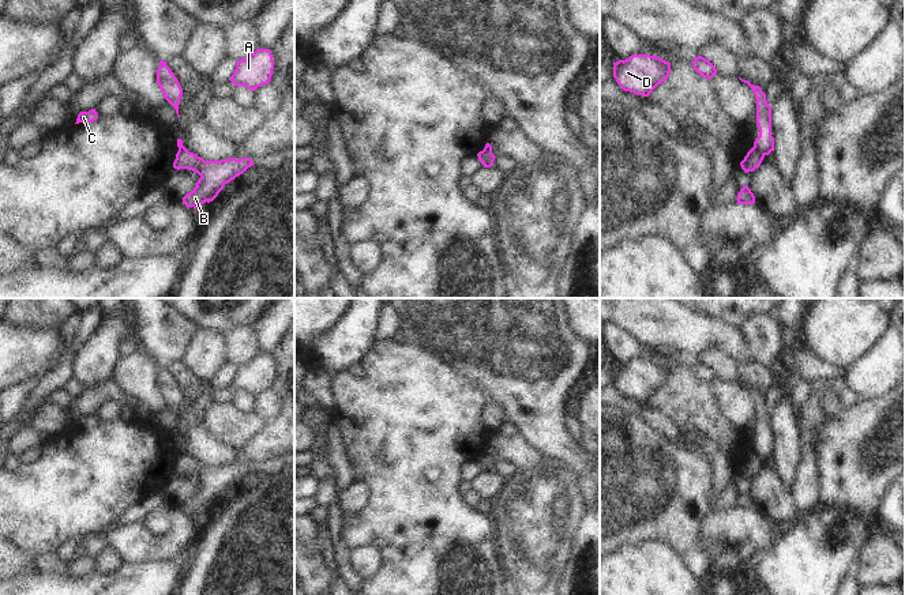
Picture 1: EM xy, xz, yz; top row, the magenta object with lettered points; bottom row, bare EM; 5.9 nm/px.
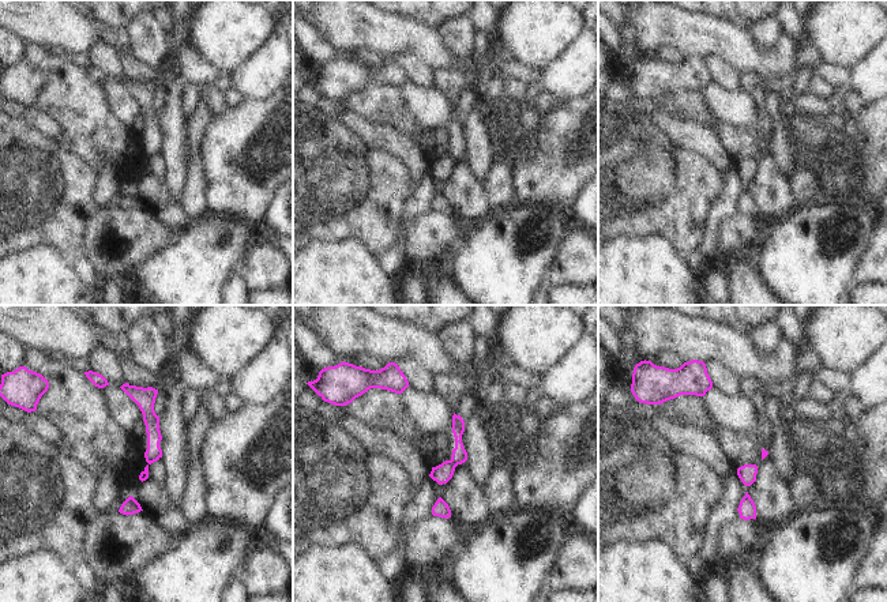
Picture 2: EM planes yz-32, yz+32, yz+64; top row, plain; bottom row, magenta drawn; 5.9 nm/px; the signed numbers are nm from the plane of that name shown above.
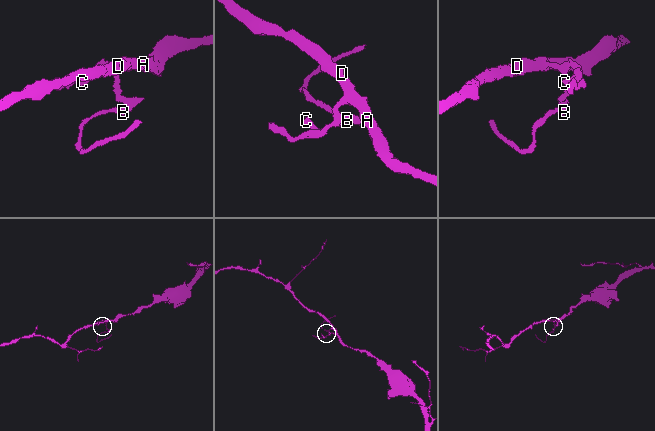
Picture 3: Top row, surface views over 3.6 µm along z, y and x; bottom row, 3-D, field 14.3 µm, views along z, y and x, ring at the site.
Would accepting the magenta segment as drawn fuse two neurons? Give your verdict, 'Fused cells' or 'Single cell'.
Fused cells.

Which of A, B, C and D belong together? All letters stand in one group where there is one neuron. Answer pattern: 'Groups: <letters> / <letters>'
Groups: A C D / B.

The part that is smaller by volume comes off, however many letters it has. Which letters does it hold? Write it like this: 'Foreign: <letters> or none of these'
Foreign: B.

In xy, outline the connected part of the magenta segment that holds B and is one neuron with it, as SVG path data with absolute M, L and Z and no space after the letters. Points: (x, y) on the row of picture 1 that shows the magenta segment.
M185 147L179 148L173 167L188 169L200 176L196 187L183 197L183 204L198 210L203 203L213 202L228 182L251 166L254 166L251 158L204 161Z

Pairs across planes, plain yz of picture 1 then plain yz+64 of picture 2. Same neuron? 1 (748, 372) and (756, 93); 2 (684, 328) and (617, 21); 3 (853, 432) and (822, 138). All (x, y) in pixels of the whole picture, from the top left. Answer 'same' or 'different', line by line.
1: same
2: different
3: different

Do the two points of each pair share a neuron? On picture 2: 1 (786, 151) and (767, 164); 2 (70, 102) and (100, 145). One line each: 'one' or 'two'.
1: two
2: one

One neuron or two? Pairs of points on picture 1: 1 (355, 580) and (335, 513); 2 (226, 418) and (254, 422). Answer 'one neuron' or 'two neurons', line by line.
1: one neuron
2: one neuron

